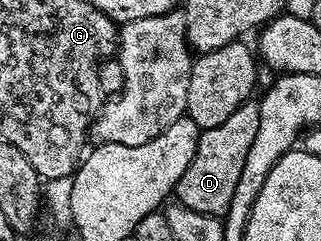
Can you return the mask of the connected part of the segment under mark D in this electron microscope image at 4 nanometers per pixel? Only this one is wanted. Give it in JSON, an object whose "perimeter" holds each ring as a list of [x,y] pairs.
{"perimeter":[[[248,100],[240,104],[237,112],[229,116],[229,120],[217,124],[217,128],[209,128],[200,133],[196,155],[193,156],[192,162],[185,169],[185,174],[181,176],[173,191],[174,197],[179,197],[176,198],[178,205],[193,208],[193,212],[202,214],[226,215],[227,209],[233,204],[233,194],[237,192],[237,180],[241,180],[241,171],[245,168],[245,156],[249,156],[249,148],[253,148],[253,139],[257,136],[257,124],[261,124],[258,101]]]}

